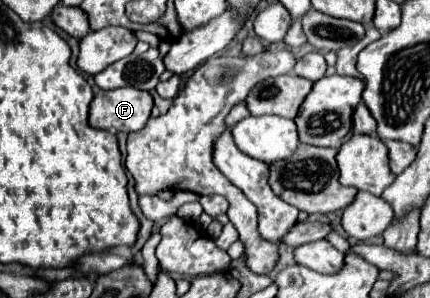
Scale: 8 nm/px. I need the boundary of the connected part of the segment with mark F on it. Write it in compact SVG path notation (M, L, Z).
M118 87L112 91L94 89L94 99L90 103L88 123L94 129L106 129L112 133L118 131L136 131L142 129L152 111L152 97L148 91L134 87Z

